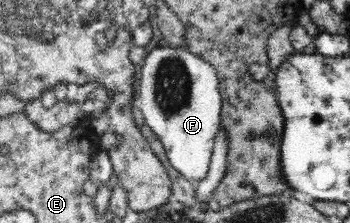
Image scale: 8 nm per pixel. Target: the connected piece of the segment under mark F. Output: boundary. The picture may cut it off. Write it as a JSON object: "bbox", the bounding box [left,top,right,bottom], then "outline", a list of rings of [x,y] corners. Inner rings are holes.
{"bbox":[134,44,222,183],"outline":[[[153,44],[153,49],[137,67],[137,73],[140,73],[141,89],[134,103],[139,106],[146,126],[160,139],[168,163],[182,174],[182,178],[196,183],[202,181],[207,176],[213,147],[221,128],[222,95],[215,69],[193,52],[172,45],[164,47]]]}

